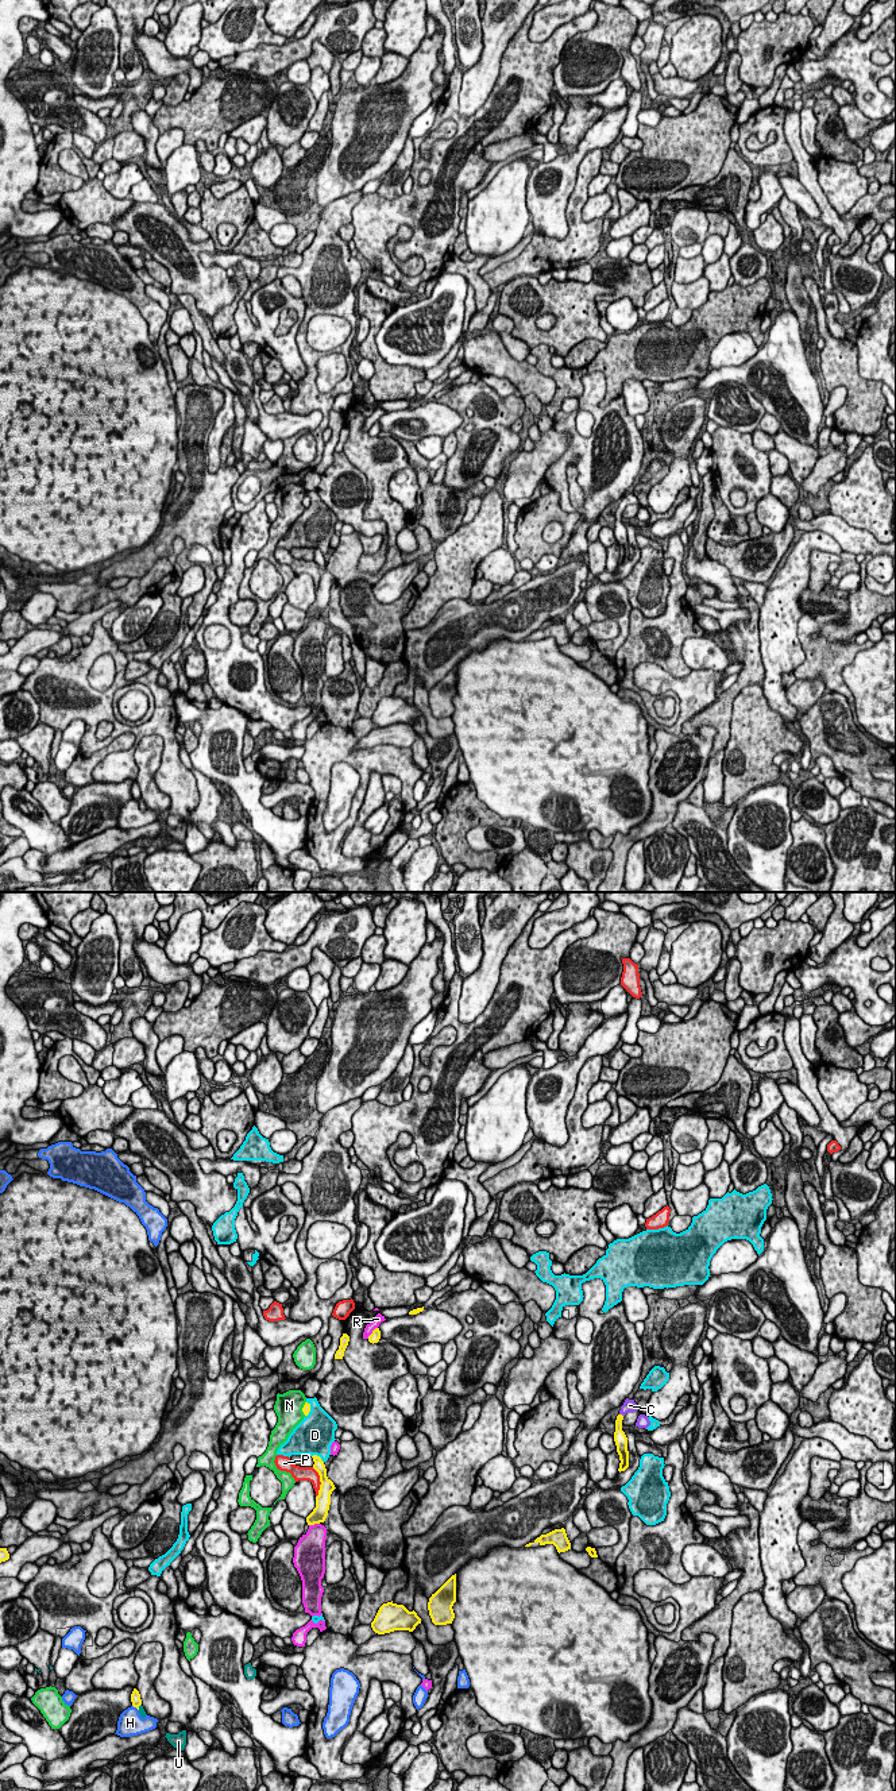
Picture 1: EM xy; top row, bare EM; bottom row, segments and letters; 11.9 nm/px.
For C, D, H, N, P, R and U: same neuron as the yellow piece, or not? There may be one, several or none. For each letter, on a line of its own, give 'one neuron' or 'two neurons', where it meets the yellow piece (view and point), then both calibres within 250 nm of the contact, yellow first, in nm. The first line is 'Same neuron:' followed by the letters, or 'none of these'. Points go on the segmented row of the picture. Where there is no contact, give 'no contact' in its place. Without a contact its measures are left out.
Same neuron: C
C: one neuron | xy (621, 1415) | 130/160 nm
D: two neurons | xy (319, 1456) | 140/440 nm
H: two neurons | xy (135, 1706) | 130/300 nm
N: two neurons | xy (302, 1408) | 100/320 nm
P: two neurons | xy (320, 1481) | 190/160 nm
R: two neurons | xy (373, 1332) | 130/100 nm
U: two neurons | xy (139, 1705) | 130/70 nm

